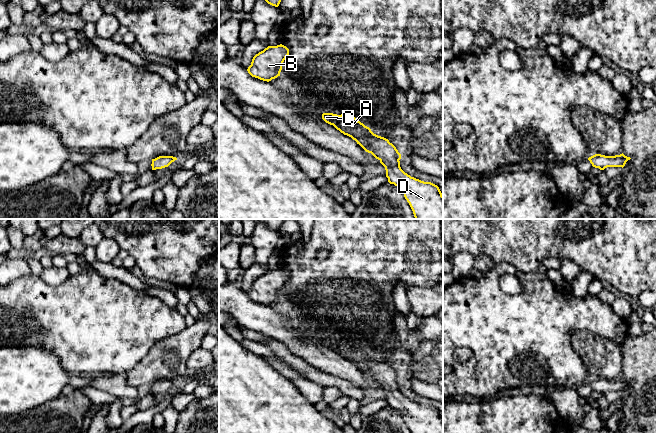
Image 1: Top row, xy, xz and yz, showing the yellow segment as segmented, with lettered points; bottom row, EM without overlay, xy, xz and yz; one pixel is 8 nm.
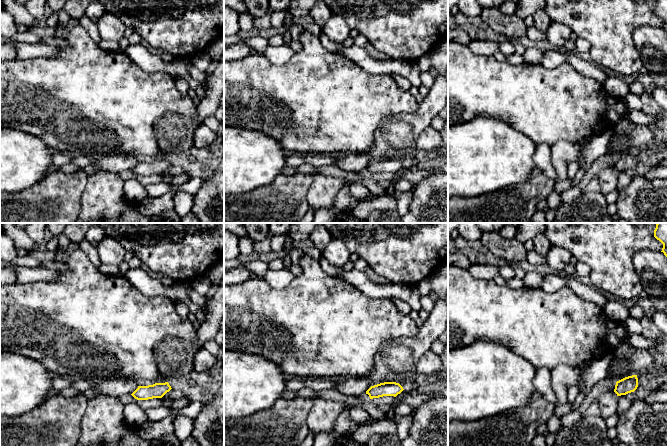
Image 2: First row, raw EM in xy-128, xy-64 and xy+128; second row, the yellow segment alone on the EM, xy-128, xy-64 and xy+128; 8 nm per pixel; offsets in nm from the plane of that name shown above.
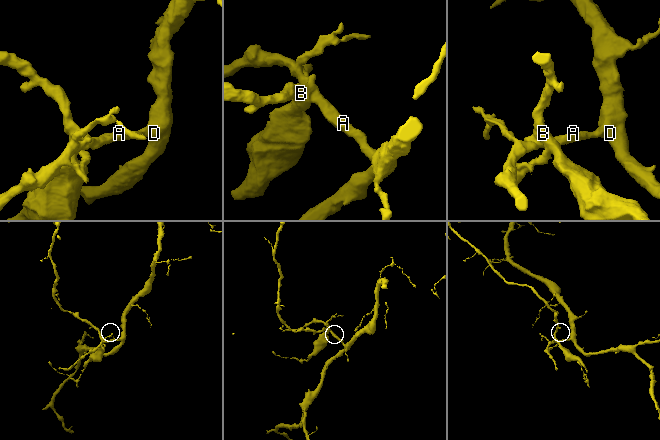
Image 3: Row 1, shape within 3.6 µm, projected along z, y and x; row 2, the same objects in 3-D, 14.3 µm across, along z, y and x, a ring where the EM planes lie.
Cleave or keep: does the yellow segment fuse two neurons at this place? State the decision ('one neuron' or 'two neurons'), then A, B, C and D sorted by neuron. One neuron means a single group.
two neurons | A B C / D

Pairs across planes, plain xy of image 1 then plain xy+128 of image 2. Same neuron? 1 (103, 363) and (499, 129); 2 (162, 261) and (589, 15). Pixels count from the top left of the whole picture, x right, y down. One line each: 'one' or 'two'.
1: two
2: one

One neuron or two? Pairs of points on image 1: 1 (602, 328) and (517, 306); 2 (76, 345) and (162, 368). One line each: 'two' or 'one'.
1: one
2: two

